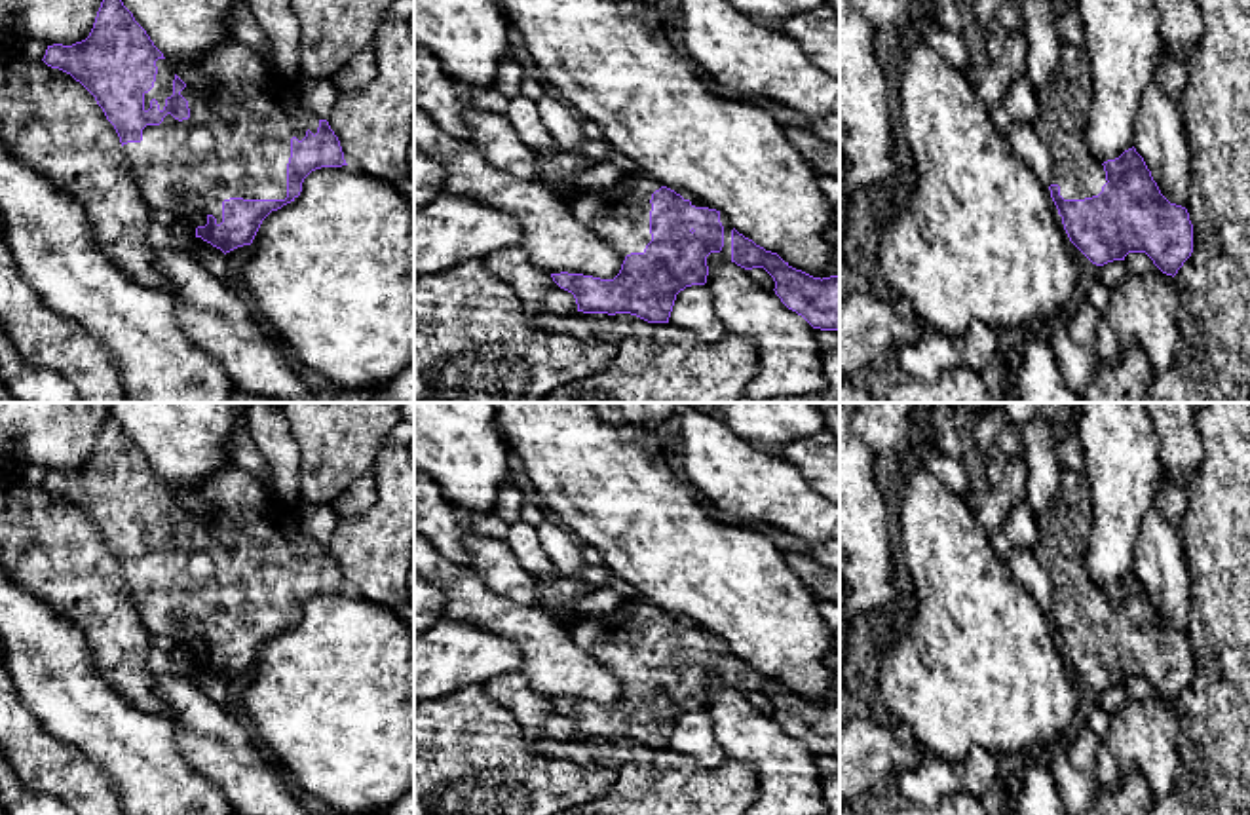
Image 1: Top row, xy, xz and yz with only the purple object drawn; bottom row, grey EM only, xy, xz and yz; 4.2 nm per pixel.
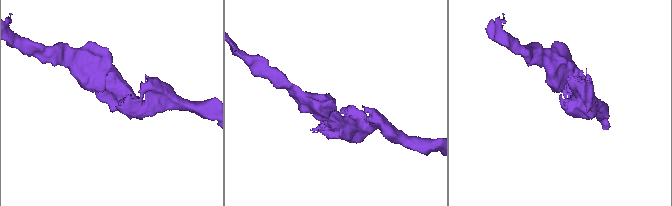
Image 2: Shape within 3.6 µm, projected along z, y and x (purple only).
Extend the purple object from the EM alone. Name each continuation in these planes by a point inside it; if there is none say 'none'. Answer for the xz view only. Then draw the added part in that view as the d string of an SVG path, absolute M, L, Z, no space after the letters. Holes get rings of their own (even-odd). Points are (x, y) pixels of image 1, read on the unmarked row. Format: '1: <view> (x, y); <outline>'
1: xz (620, 639); M638 598L587 619L574 617L564 627L579 648L591 652L619 680L623 690L627 680L644 678L652 667L650 625L659 614L657 606Z

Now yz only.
1: yz (1062, 527); M1066 469L1051 503L1035 513L1037 540L1032 551L1052 583L1051 610L1060 612L1064 625L1098 621L1106 606L1104 591L1090 579L1087 545L1092 526L1090 483L1087 475Z

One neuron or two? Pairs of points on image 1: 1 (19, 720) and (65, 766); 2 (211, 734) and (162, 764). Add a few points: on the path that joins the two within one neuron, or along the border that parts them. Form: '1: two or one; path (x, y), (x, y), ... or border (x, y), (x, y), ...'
1: one; path (29, 732), (54, 757)
2: two; border (166, 717), (173, 728), (177, 749), (213, 781)

